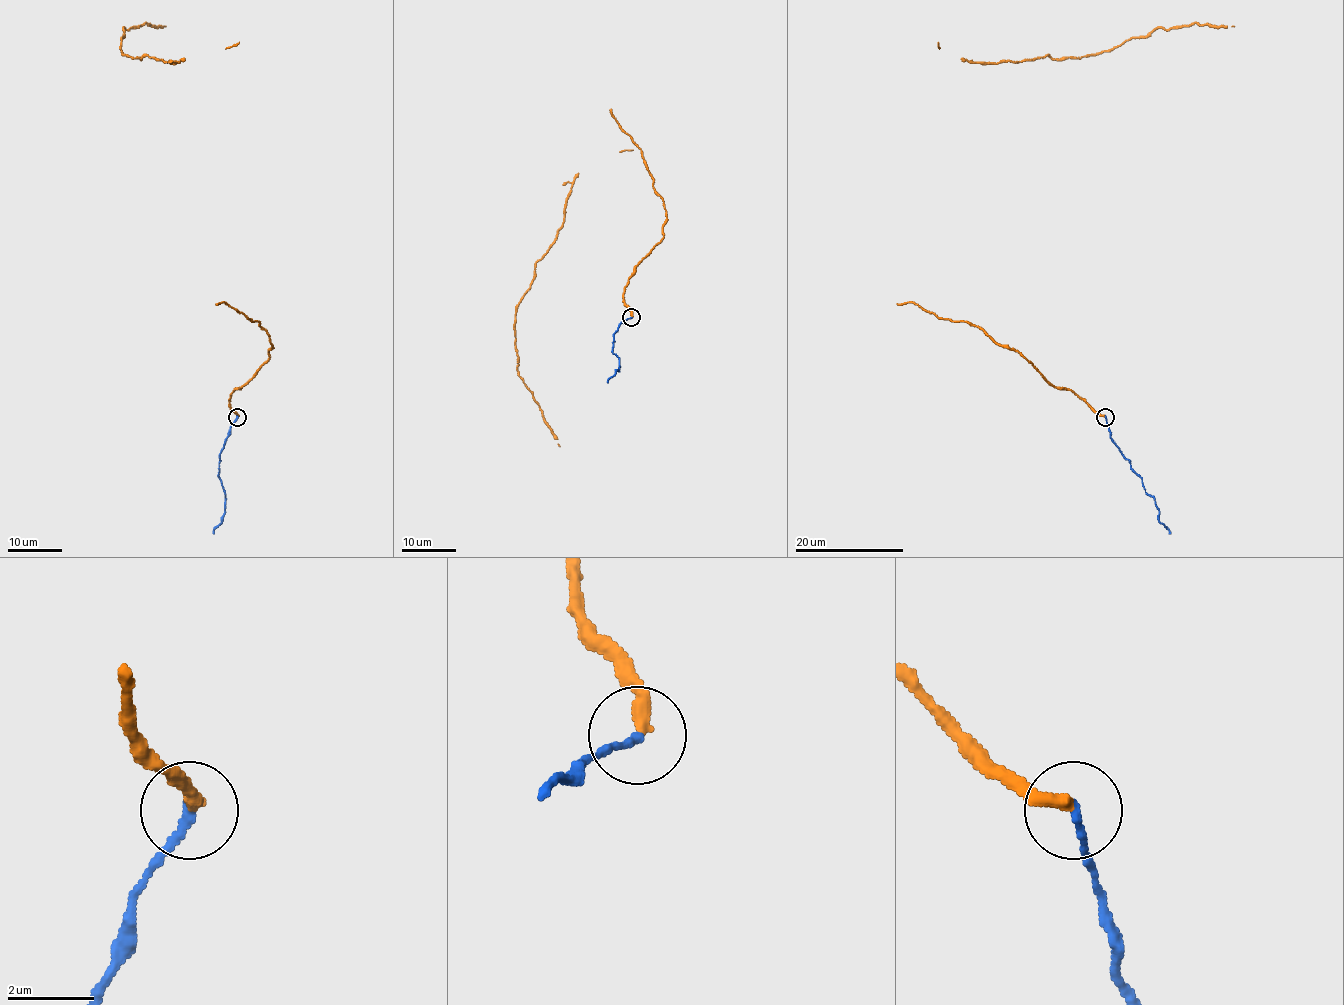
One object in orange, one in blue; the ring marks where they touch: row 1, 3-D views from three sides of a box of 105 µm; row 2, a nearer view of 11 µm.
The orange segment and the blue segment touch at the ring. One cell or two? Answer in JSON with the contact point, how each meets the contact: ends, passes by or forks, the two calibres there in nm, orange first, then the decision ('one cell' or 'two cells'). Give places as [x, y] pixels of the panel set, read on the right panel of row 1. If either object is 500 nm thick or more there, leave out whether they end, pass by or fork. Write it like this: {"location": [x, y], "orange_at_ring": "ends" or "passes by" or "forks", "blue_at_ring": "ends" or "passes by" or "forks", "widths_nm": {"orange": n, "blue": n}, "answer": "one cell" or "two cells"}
{"location": [1105, 417], "orange_at_ring": "ends", "blue_at_ring": "ends", "widths_nm": {"orange": 320, "blue": 200}, "answer": "two cells"}

